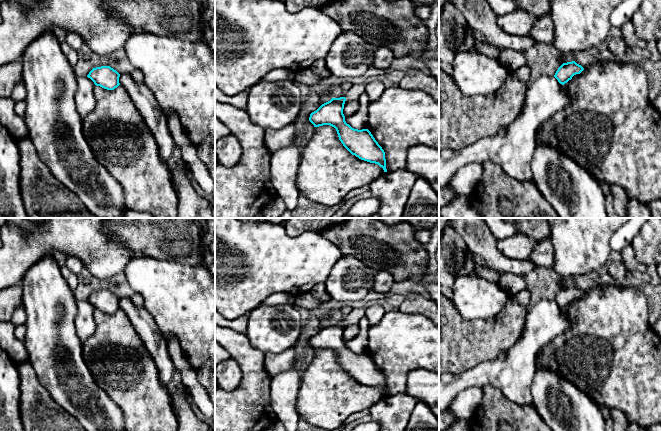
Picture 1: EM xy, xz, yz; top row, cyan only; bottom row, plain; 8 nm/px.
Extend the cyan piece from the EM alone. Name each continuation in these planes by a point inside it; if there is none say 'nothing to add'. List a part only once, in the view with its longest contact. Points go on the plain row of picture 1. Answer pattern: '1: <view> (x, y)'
nothing to add

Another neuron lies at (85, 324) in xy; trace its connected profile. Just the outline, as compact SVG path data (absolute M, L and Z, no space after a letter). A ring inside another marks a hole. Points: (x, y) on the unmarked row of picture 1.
M87 300L76 301L77 314L75 317L76 333L81 342L92 336L96 329L96 323L93 317L94 306Z

